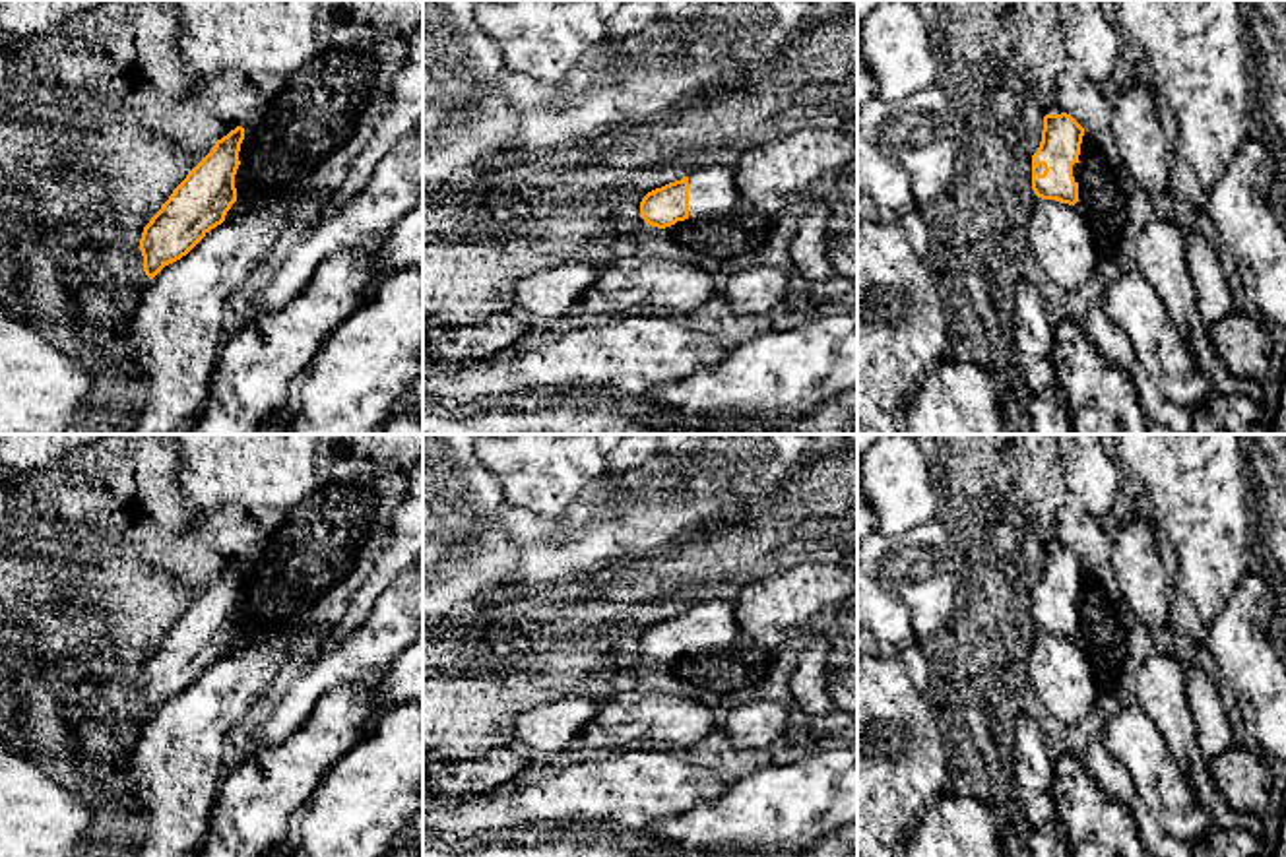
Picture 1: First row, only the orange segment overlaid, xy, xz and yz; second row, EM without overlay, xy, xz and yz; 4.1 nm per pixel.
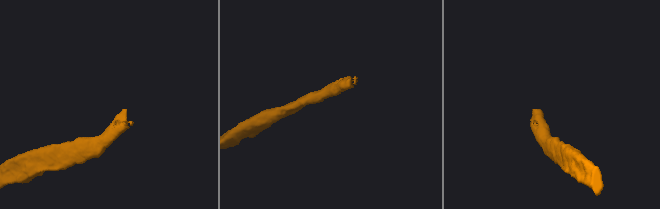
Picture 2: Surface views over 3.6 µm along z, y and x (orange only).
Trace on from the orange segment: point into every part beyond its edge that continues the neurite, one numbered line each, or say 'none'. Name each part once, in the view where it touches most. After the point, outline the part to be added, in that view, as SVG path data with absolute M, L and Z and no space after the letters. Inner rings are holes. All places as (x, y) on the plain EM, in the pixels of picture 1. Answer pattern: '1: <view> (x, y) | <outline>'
1: xz (710, 623) | M735 599L700 601L689 609L689 653L704 653L743 640L737 628Z

